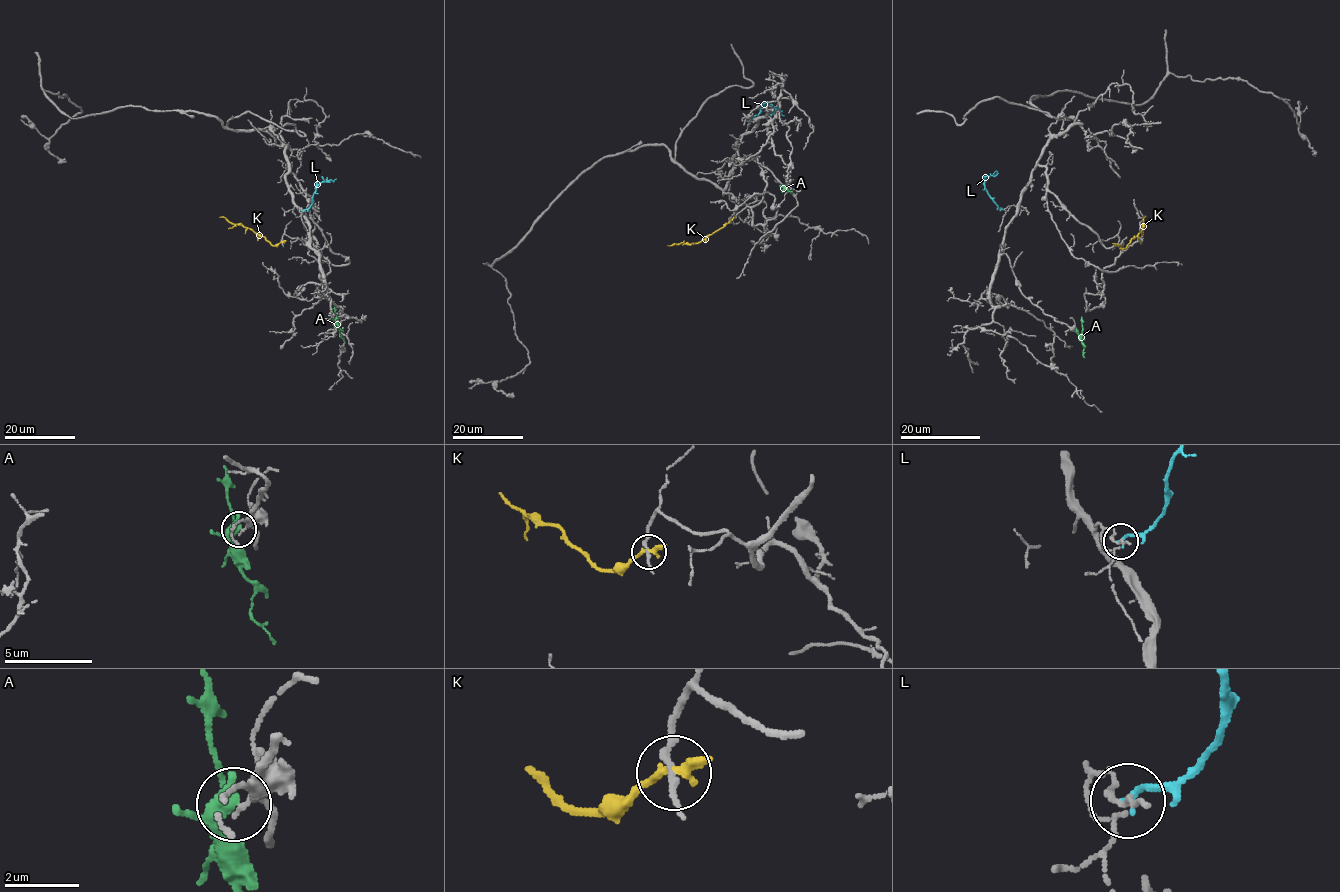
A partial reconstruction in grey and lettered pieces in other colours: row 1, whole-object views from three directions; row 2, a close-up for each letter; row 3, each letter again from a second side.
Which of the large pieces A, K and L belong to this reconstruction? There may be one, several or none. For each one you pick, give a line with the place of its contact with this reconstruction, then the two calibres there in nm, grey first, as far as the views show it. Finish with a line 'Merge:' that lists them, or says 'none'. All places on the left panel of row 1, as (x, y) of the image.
Merge: none

